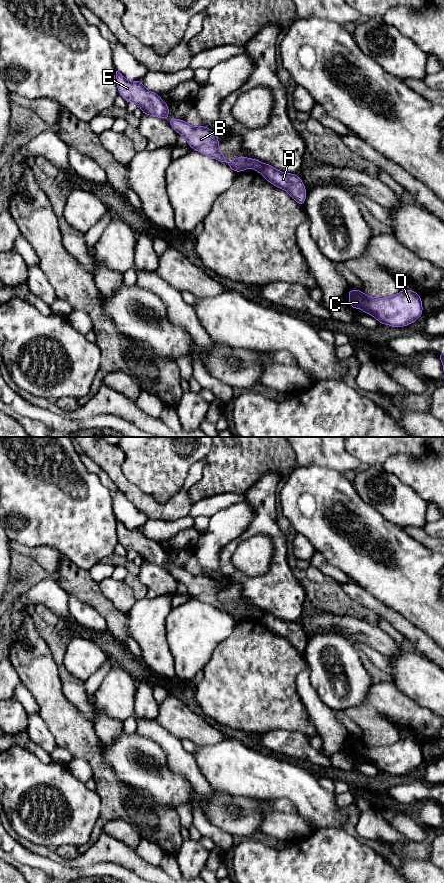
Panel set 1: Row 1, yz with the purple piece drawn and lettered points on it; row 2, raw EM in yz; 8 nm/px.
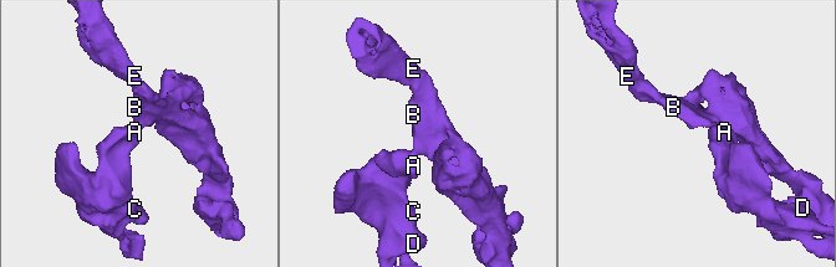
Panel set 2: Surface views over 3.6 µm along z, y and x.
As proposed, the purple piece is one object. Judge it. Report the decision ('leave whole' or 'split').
split

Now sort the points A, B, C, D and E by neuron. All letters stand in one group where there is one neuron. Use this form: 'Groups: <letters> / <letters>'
Groups: A C D / B E

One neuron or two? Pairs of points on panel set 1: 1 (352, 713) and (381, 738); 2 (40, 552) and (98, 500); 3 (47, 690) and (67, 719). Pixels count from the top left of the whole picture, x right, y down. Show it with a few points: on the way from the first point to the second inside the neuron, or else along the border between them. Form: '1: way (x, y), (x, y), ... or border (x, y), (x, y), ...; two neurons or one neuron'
1: way (359, 716), (374, 731); one neuron
2: border (24, 544), (49, 546), (65, 557); two neurons
3: way (50, 697), (54, 706), (60, 712); one neuron

